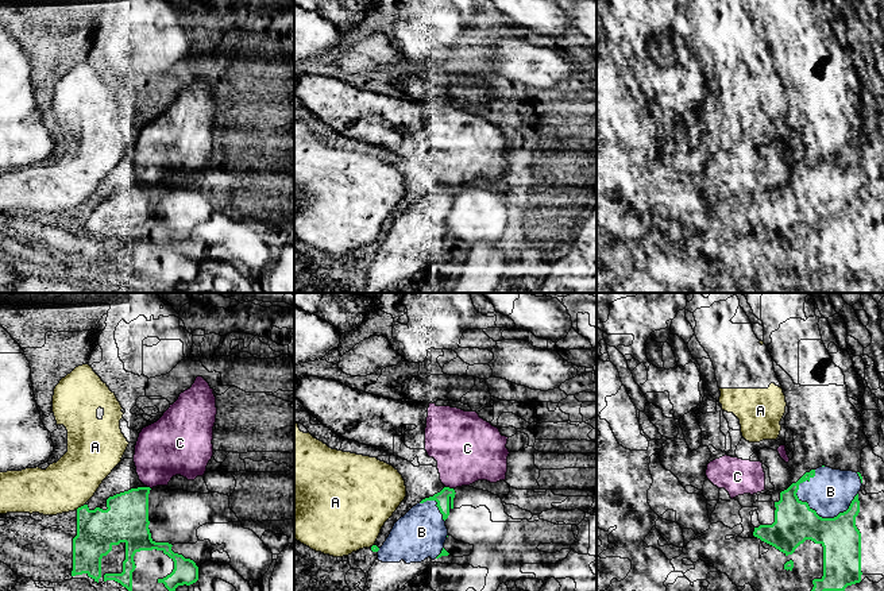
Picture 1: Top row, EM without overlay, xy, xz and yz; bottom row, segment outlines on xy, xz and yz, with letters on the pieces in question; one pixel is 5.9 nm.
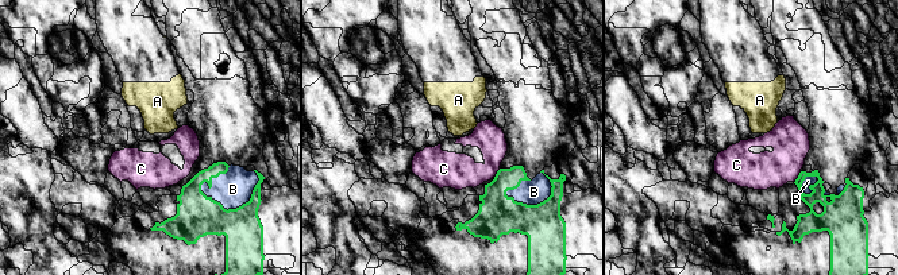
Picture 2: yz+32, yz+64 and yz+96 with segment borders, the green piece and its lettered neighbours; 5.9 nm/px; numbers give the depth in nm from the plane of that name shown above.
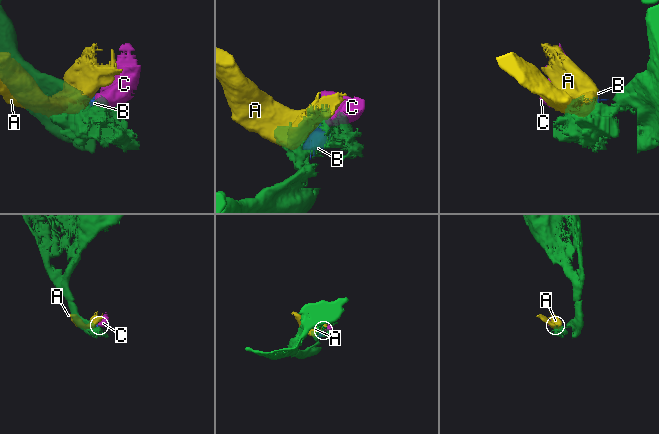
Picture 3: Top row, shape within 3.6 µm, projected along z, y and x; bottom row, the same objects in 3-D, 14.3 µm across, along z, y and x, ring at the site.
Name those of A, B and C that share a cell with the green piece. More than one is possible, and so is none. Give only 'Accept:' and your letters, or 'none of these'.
Accept: none of these

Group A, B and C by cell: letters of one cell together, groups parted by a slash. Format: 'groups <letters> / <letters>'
groups A / B / C

